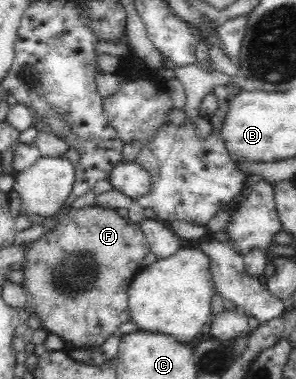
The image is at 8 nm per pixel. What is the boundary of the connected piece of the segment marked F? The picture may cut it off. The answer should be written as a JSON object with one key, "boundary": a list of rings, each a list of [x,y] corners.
{"boundary":[[[97,204],[85,206],[79,209],[71,209],[70,213],[63,217],[51,230],[47,231],[40,239],[28,242],[24,246],[24,257],[21,262],[20,271],[23,273],[22,287],[25,291],[27,300],[26,310],[35,313],[36,317],[41,321],[42,328],[47,330],[48,334],[55,334],[63,341],[69,342],[75,348],[99,349],[106,342],[112,333],[117,333],[119,325],[130,319],[128,306],[128,290],[133,277],[142,269],[146,254],[151,252],[149,243],[141,231],[141,227],[135,221],[123,219],[115,209],[102,207]]]}

